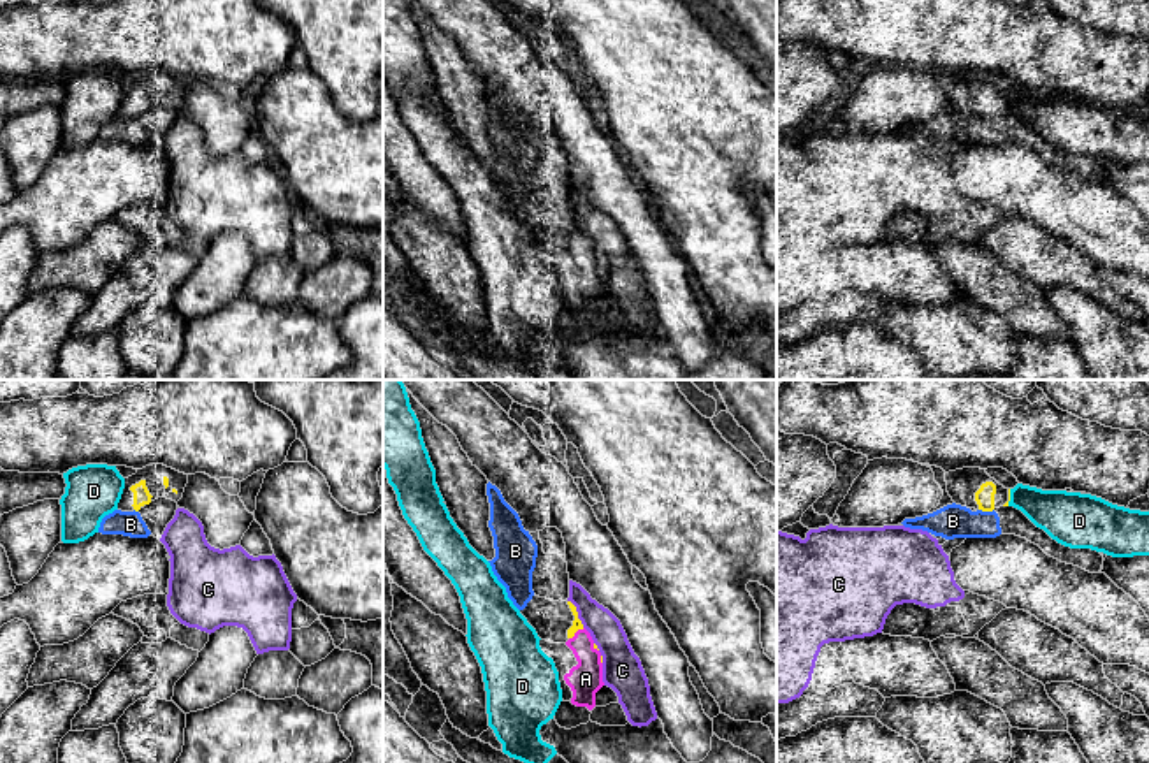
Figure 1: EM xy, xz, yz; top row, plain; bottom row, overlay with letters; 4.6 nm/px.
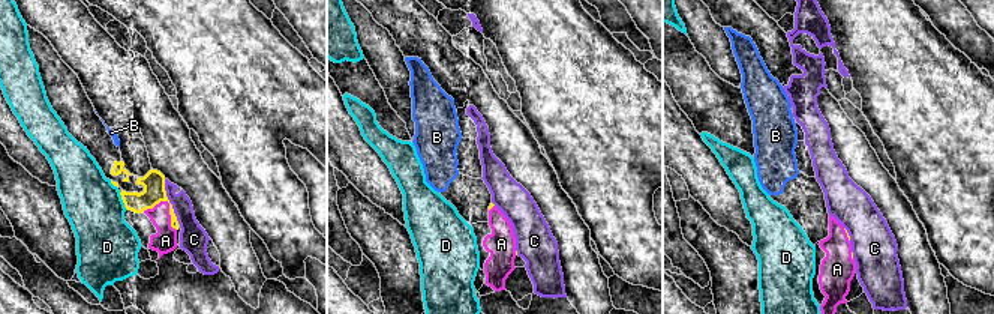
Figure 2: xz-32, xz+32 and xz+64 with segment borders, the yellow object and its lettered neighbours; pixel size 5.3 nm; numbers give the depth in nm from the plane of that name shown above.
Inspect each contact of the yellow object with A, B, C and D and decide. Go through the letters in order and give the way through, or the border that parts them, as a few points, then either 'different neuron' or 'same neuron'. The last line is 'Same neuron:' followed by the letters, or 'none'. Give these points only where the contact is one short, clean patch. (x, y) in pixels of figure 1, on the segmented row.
A: same neuron
B: different neuron
C: different neuron
D: different neuron
Same neuron: A

